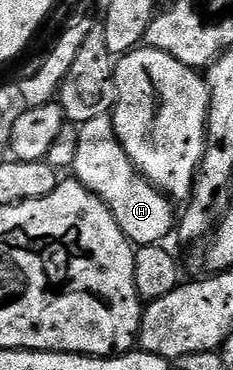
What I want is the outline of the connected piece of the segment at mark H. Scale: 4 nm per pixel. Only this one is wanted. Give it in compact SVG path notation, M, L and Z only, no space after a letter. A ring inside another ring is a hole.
M111 115L93 117L93 121L79 127L77 161L73 168L74 178L83 183L102 203L111 210L117 225L132 244L144 247L150 243L162 244L167 234L177 227L176 212L171 212L172 200L159 188L142 177L133 176L131 159L125 153L121 141L115 135L115 125Z

